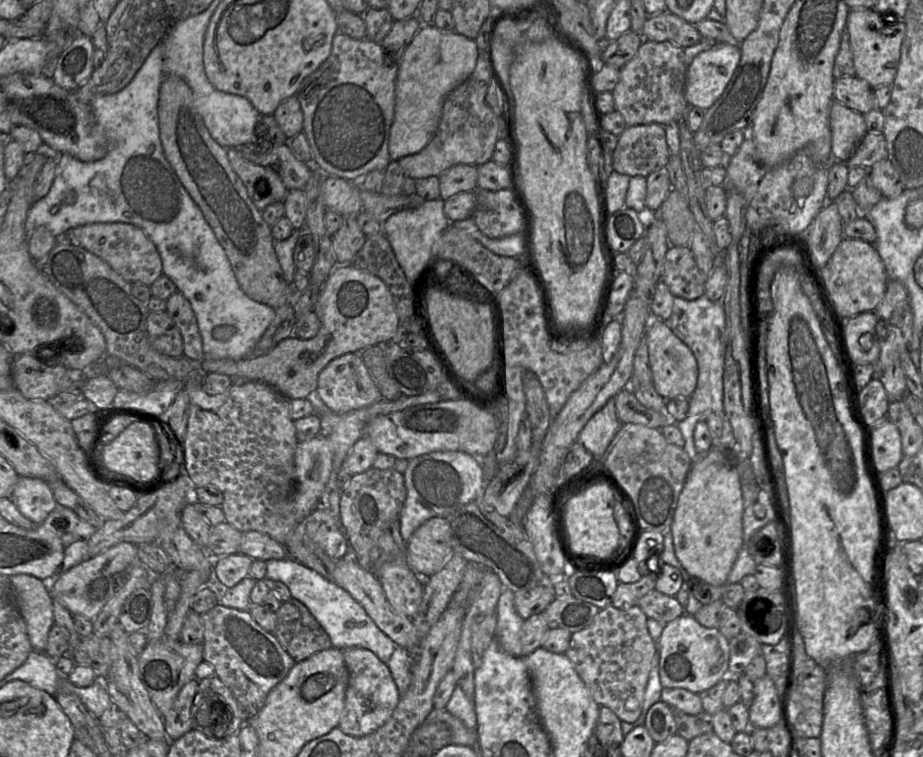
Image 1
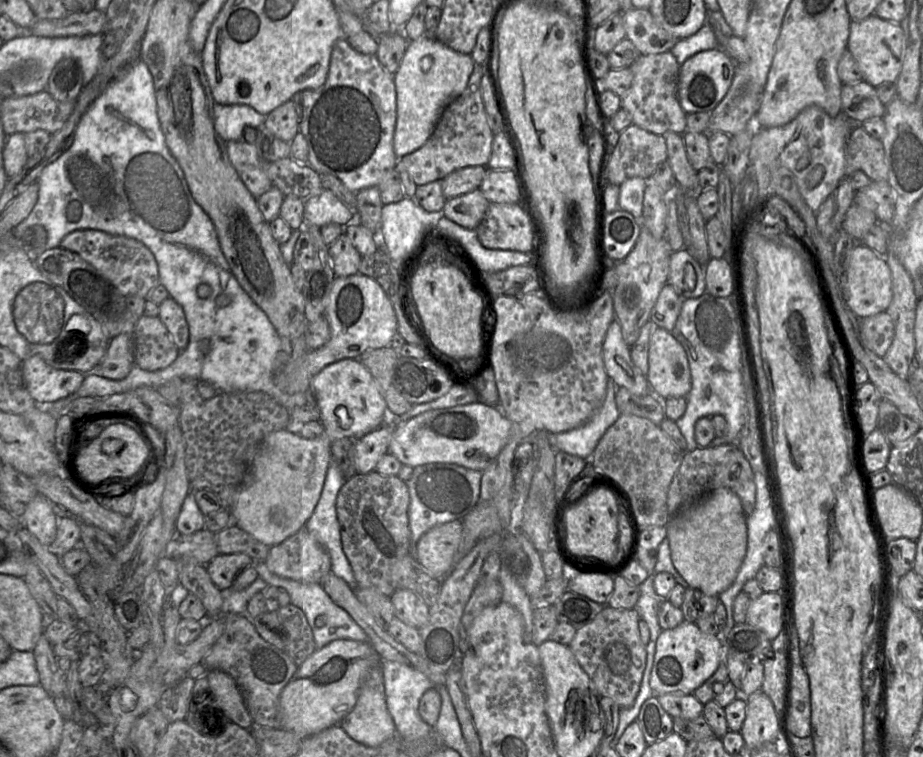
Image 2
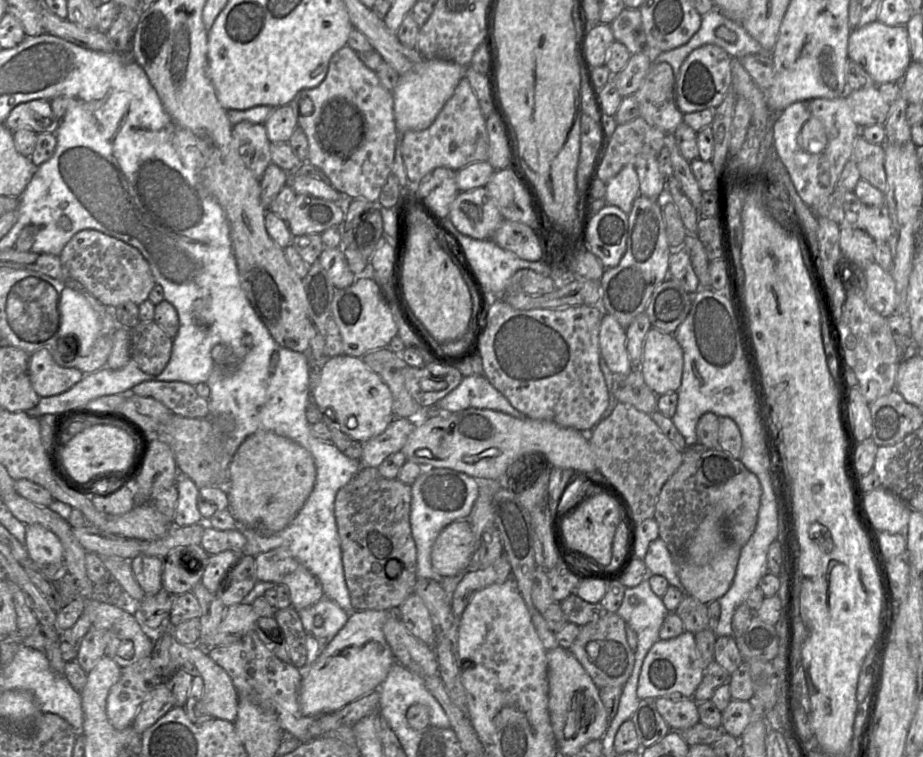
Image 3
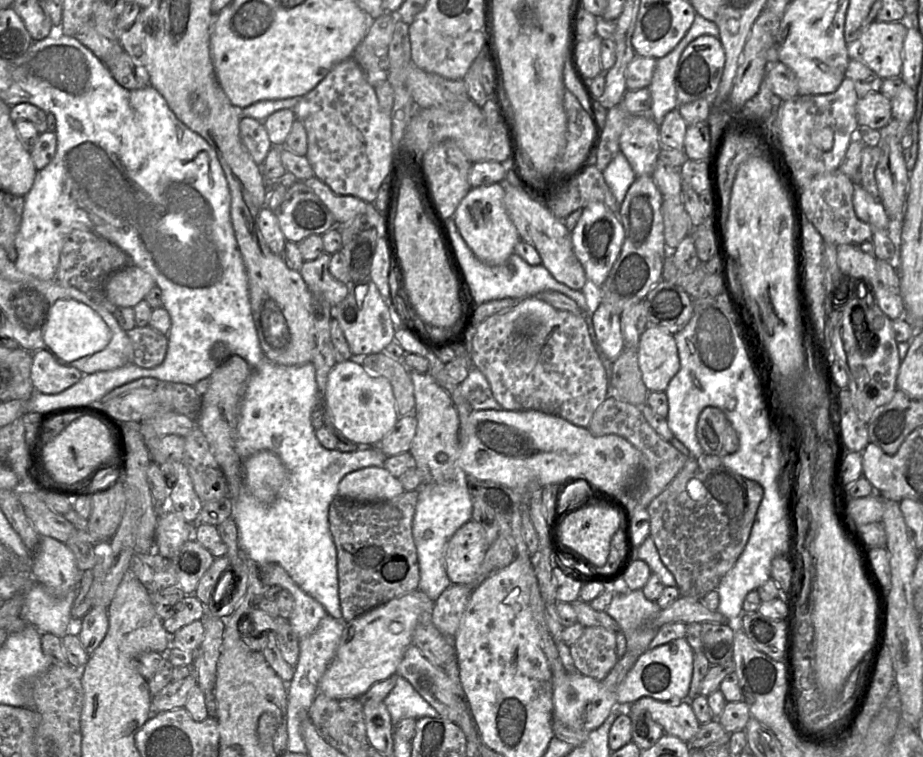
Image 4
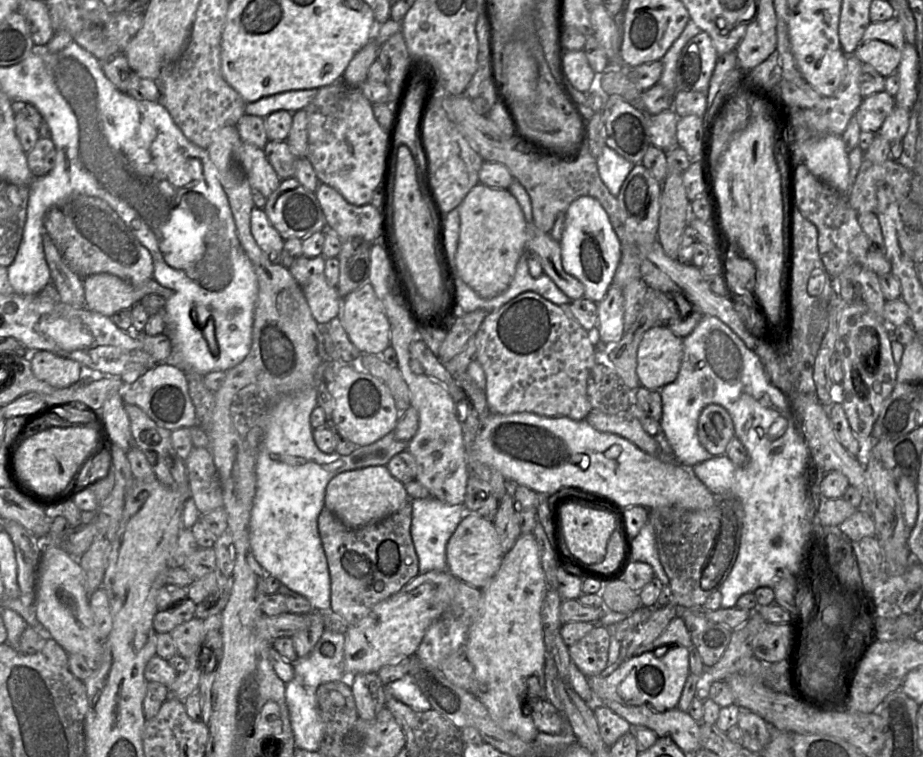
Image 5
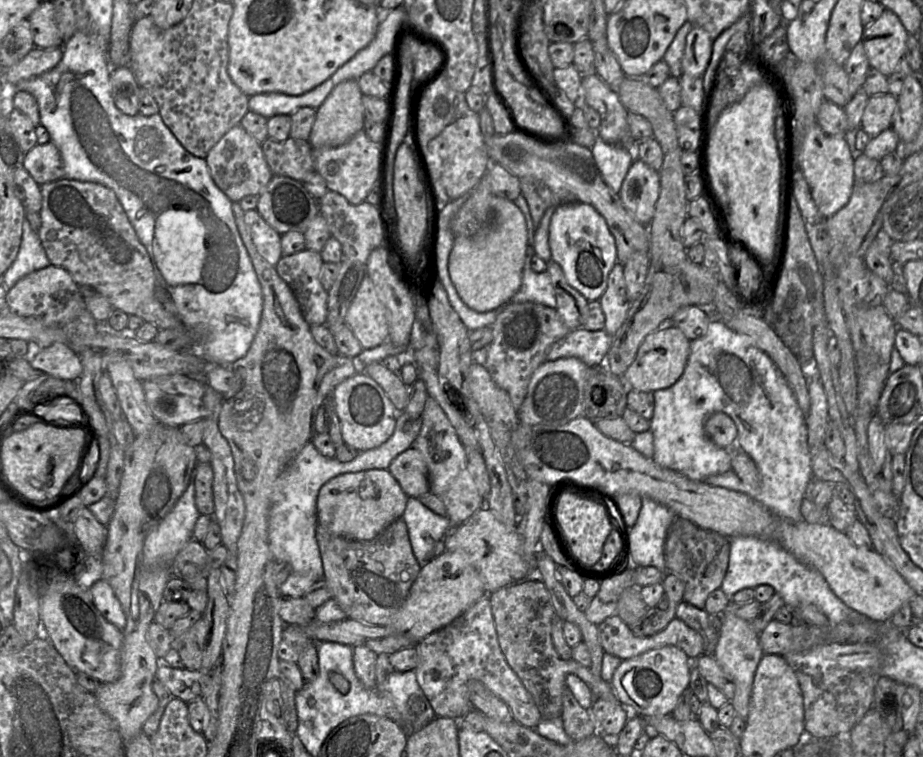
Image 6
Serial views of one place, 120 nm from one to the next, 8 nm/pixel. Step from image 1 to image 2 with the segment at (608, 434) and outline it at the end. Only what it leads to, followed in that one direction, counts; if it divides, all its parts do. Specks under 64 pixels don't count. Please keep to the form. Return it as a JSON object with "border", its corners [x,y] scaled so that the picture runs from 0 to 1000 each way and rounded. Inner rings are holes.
{"border":[[[659,499],[655,530],[649,543],[631,563],[597,573],[598,589],[603,596],[638,608],[649,581],[673,548],[666,530],[670,511]]]}

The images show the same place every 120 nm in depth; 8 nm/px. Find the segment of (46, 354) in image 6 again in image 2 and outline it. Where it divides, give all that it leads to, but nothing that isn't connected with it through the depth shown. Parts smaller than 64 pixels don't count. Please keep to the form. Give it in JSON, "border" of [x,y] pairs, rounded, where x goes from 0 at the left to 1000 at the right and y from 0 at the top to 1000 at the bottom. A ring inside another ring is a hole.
{"border":[[[42,469],[25,476],[24,491],[29,515],[40,532],[74,524],[86,514],[92,499],[86,490],[59,486]]]}

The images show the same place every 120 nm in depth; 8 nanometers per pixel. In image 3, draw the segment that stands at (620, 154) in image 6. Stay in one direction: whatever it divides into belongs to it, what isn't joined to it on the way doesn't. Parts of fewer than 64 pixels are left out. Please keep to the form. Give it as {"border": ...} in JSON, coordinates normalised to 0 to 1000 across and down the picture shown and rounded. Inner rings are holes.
{"border":[[[686,217],[678,218],[658,242],[655,263],[658,269],[668,272],[678,283],[686,273],[687,264],[693,258],[692,235]]]}

